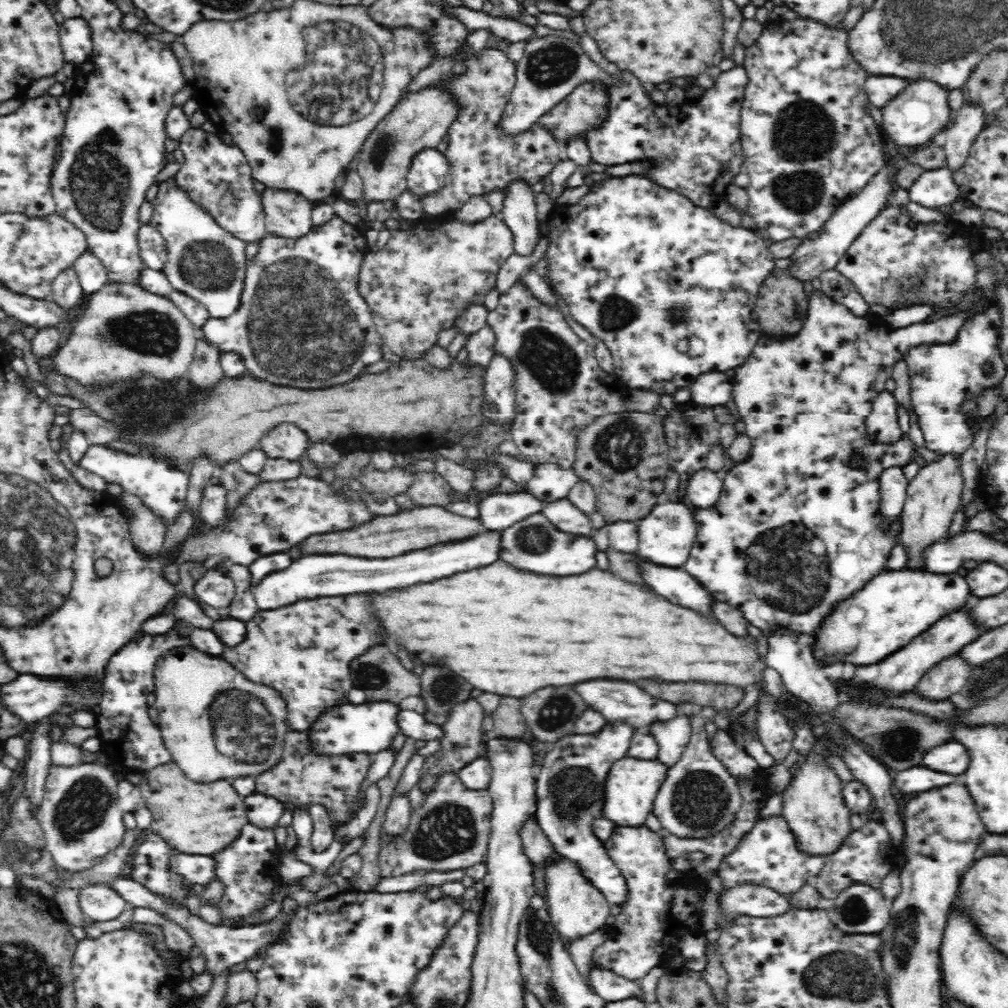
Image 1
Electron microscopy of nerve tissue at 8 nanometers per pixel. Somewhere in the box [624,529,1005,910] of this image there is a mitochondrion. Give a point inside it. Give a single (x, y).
(700, 799)

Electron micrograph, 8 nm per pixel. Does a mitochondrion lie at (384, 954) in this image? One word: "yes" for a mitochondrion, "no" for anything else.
no

